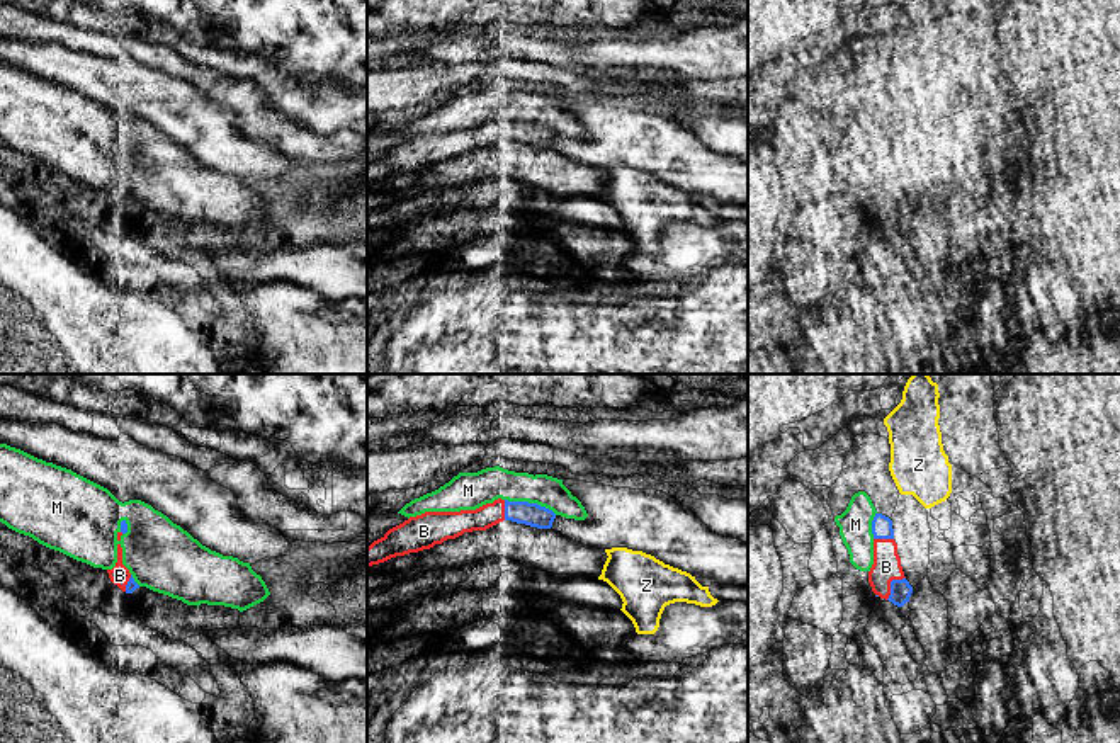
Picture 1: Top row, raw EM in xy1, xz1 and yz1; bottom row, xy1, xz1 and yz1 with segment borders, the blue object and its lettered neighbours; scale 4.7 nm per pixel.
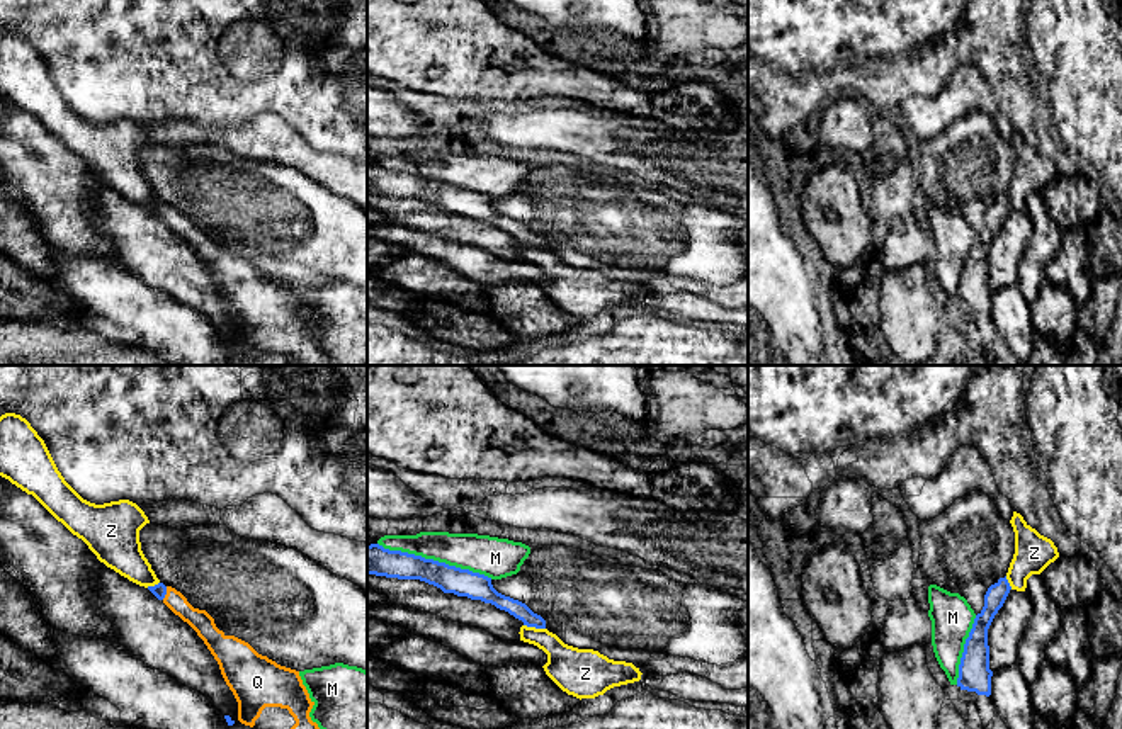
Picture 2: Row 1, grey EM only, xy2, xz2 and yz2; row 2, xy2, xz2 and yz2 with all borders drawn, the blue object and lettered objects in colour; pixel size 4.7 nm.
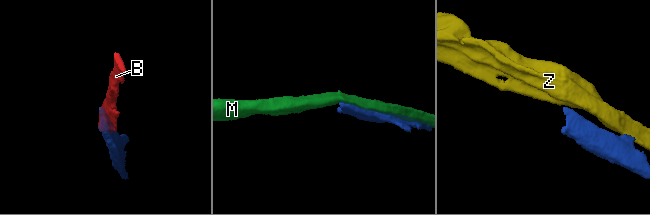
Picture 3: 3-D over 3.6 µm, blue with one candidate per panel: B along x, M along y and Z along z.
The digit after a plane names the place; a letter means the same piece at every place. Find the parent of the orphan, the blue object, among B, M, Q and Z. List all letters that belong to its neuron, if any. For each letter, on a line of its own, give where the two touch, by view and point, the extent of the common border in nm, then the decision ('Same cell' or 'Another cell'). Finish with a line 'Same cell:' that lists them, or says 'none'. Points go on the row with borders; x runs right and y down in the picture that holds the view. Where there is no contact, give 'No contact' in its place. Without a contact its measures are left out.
B: Touches blue at yz1 (891, 584). Shared border 140 nm. Same cell
M: Touches blue at xz2 (436, 561). Shared border 550 nm. Another cell
Q: Touches blue at xy2 (165, 593). Shared border 70 nm. Same cell
Z: Touches blue at xz2 (534, 626). Shared border 110 nm. Another cell
Same cell: B, Q

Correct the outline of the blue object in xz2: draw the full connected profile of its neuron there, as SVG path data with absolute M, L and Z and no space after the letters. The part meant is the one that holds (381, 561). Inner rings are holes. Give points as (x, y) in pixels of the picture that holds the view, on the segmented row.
M371 544L367 545L367 574L420 579L440 588L444 593L491 603L522 620L527 627L546 629L546 620L541 615L534 613L525 603L498 593L491 585L491 578L469 569Z

